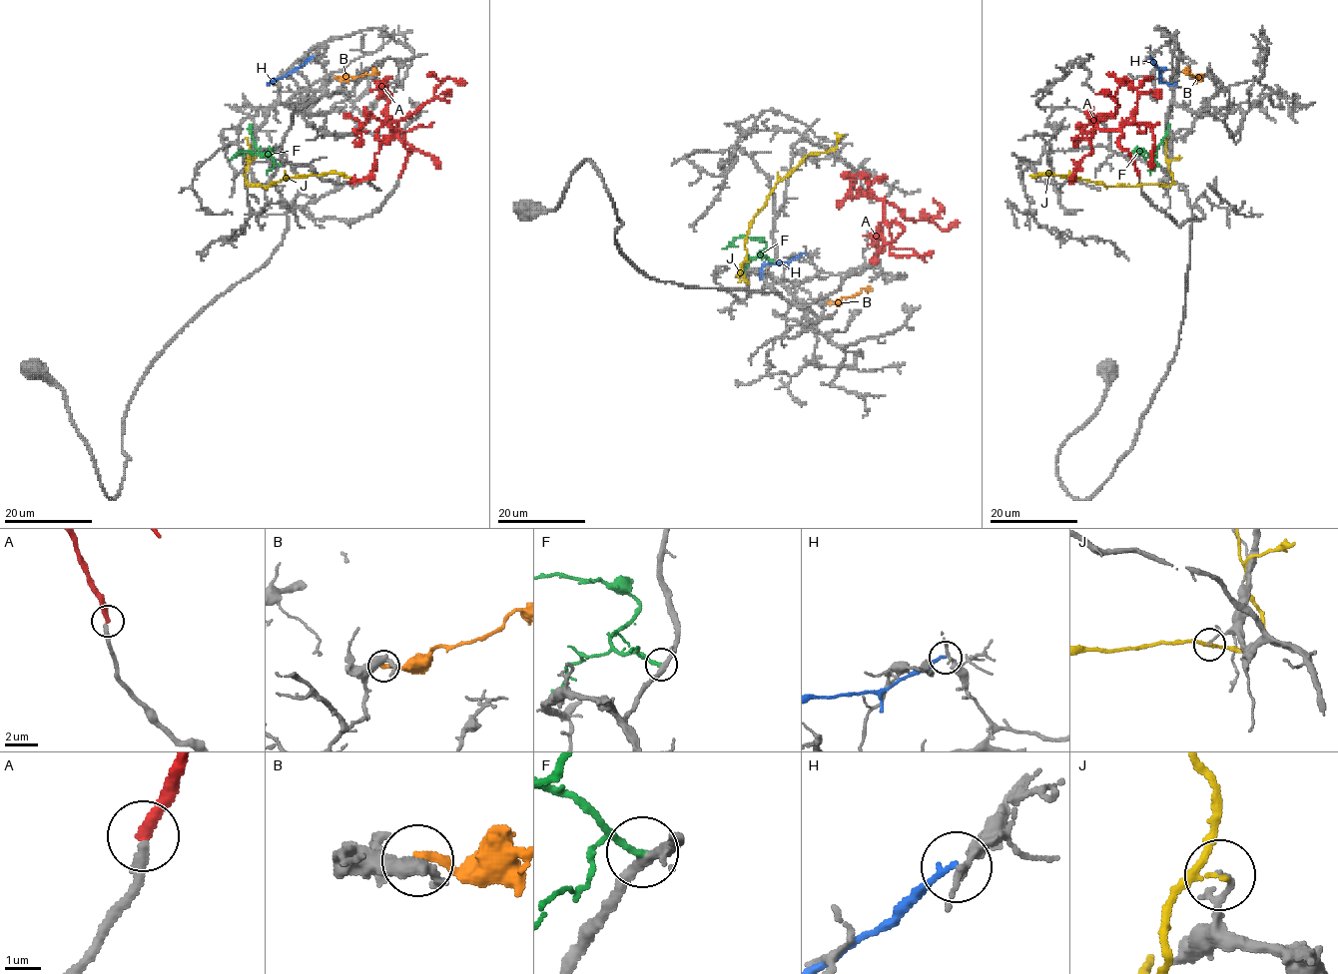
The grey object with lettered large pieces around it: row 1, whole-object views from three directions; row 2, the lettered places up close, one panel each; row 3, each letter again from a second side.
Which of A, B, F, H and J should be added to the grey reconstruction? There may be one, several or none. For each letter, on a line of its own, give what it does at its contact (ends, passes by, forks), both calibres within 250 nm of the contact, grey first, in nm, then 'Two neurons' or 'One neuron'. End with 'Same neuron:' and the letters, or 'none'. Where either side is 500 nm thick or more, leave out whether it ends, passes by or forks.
A: It ends there. Thickness 280 nm (grey) against 320 nm. Two neurons
B: It ends there. Thickness 420 nm (grey) against 280 nm. Two neurons
F: It ends there. Thickness 280 nm (grey) against 220 nm. Two neurons
H: It ends there. Thickness 190 nm (grey) against 170 nm. Two neurons
J: It passes by. Thickness 140 nm (grey) against 100 nm. Two neurons
Same neuron: none

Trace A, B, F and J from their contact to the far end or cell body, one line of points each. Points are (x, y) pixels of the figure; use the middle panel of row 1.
A: (892, 243), (903, 229), (896, 221), (887, 222), (882, 200), (907, 219), (927, 219), (941, 230), (959, 222)
B: (828, 302), (856, 295), (863, 287), (871, 289)
F: (772, 261), (759, 254), (766, 243), (756, 239), (736, 239), (728, 246), (722, 247)
J: (747, 261), (744, 242), (748, 225), (763, 207), (773, 187), (807, 155), (836, 146), (843, 134)

